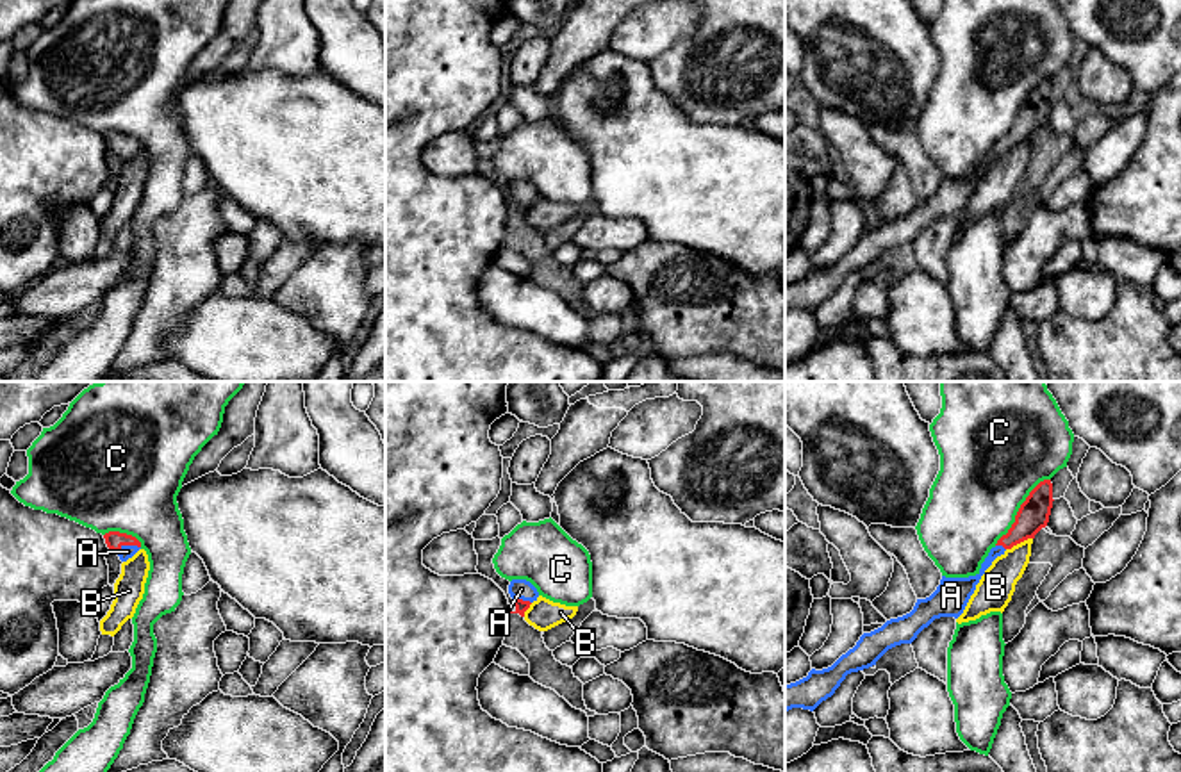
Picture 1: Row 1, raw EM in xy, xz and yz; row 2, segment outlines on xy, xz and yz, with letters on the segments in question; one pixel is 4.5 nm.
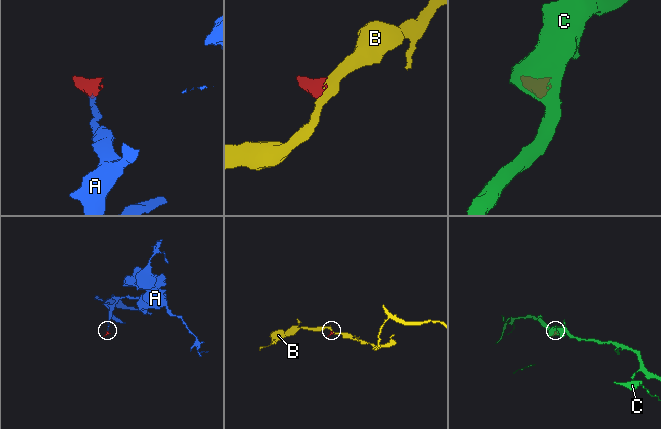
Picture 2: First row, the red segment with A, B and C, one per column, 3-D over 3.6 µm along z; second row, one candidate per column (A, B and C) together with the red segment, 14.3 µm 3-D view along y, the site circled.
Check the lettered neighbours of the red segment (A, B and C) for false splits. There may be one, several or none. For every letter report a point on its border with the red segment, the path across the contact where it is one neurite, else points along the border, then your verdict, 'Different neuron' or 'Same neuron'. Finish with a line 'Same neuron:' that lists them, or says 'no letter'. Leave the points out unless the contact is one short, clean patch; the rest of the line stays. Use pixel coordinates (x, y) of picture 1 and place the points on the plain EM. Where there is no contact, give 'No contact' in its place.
A: Touches red at xy (123, 145). Path across: xy (113, 139), (123, 145), (127, 152). Same neuron
B: Touches red at yz (1019, 143). Boundary: yz (1032, 138), (1007, 150). Different neuron
C: Touches red at yz (1019, 109). Different neuron
Same neuron: A

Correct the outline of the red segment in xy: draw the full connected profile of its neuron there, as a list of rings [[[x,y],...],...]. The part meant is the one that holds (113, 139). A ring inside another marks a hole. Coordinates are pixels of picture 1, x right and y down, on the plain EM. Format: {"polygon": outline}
{"polygon": [[[109,132],[103,136],[103,139],[109,152],[116,153],[121,162],[127,162],[141,150],[141,143],[127,134]]]}

